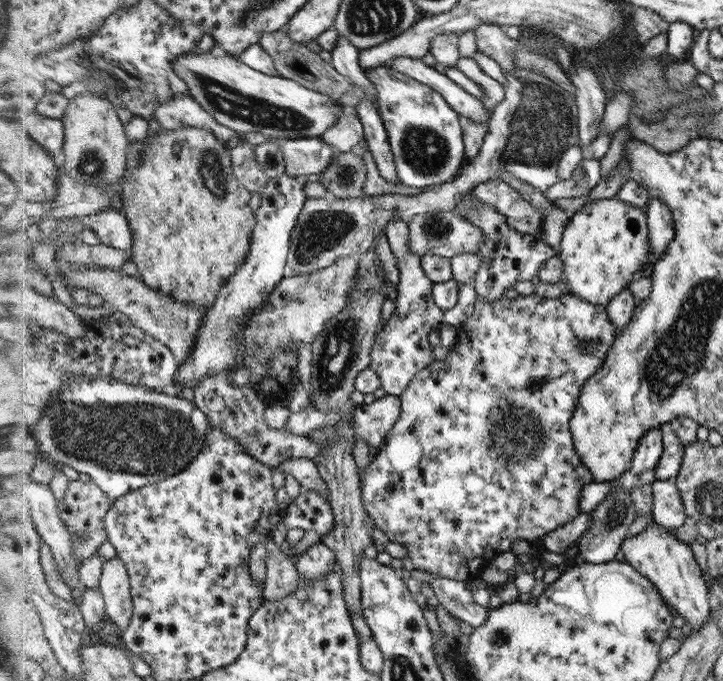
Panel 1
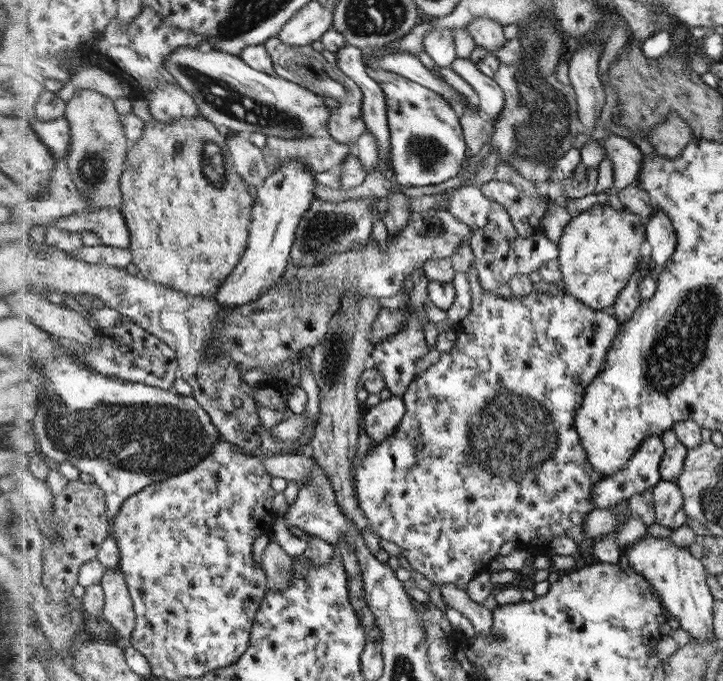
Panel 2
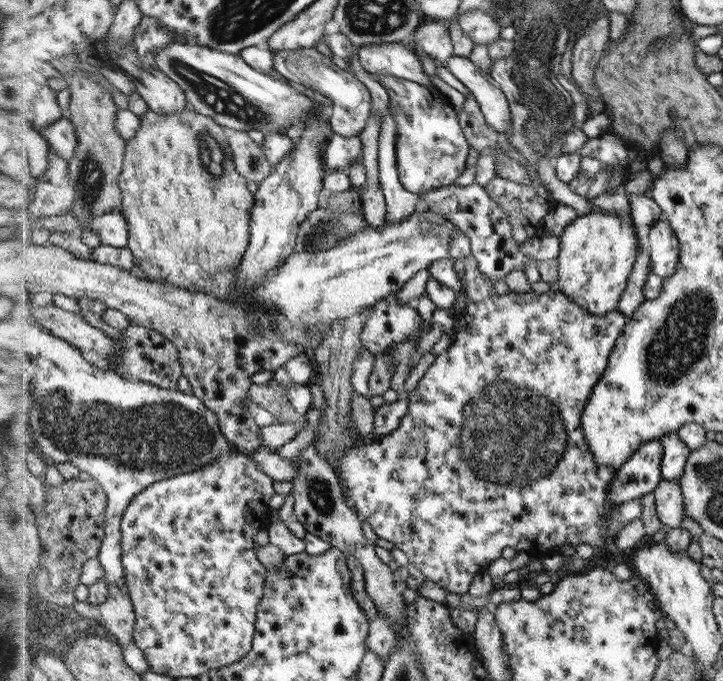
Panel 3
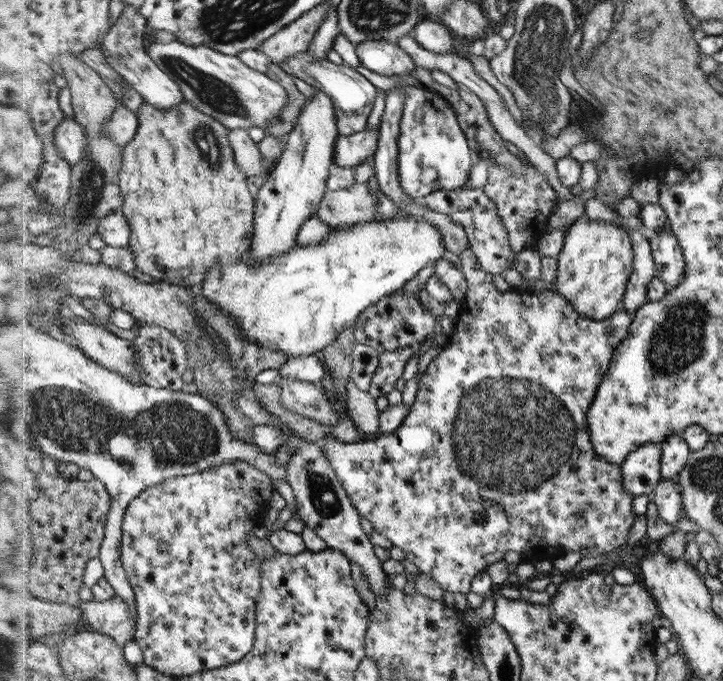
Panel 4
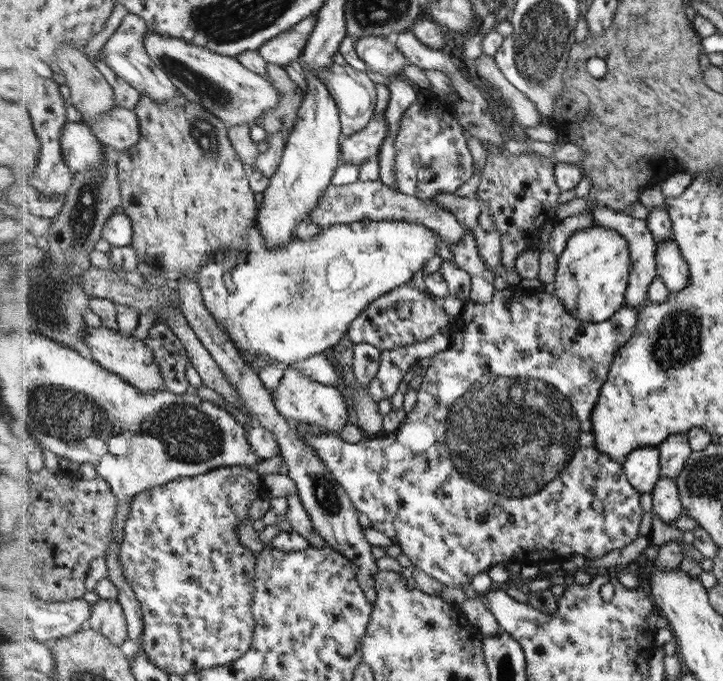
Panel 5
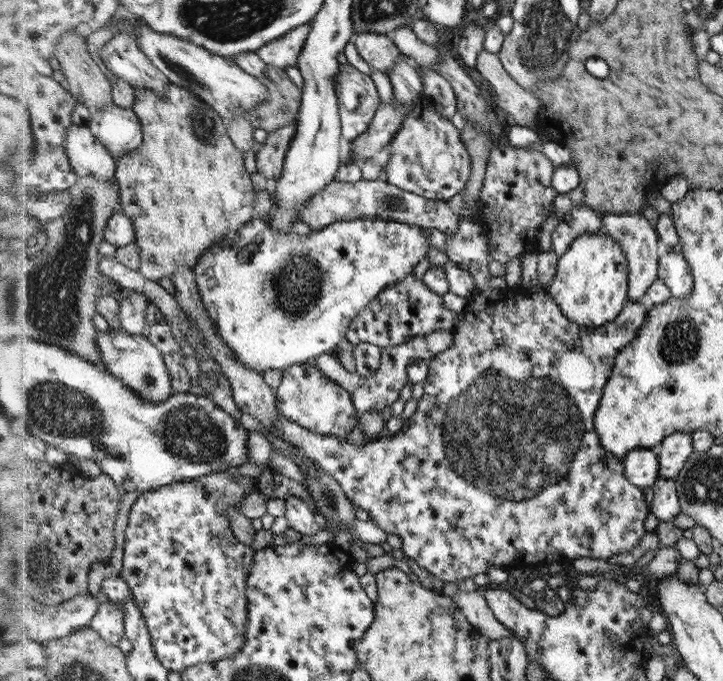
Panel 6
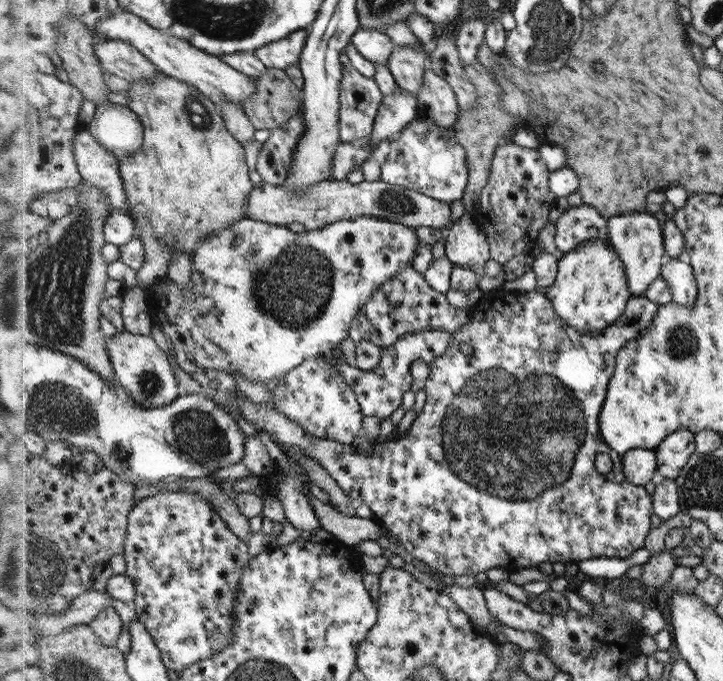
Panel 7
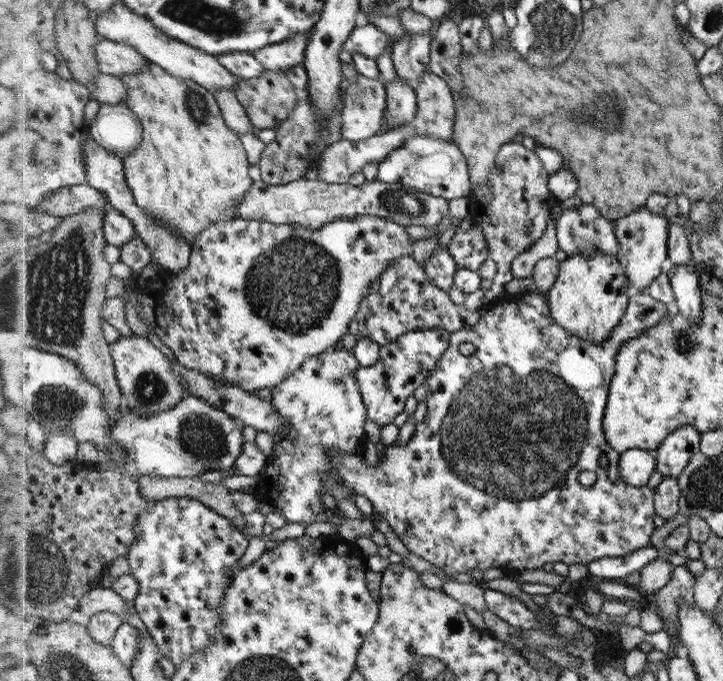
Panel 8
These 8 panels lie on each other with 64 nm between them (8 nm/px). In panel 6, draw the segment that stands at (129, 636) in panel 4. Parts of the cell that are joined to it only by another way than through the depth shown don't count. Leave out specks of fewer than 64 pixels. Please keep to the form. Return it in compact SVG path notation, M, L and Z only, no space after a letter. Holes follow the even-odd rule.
M105 602L100 606L100 612L92 620L90 626L95 628L108 641L108 644L119 646L127 637L126 619L127 614Z

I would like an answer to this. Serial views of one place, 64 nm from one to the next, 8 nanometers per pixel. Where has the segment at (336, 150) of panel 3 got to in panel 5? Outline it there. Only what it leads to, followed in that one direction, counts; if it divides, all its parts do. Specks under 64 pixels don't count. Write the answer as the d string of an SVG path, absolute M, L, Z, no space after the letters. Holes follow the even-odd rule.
M384 110L376 113L364 130L352 136L342 137L340 163L359 167L370 157L377 157L386 136L388 136L388 121Z

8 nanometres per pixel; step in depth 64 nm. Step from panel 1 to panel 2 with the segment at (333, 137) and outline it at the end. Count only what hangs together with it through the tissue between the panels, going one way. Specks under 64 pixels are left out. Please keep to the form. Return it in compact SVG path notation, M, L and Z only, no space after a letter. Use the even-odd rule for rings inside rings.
M278 36L268 38L265 45L278 77L299 83L300 86L304 86L308 90L314 91L314 94L318 94L318 96L332 102L334 107L331 110L328 124L330 135L340 143L355 144L358 137L366 131L365 117L362 114L364 93L362 93L358 83L346 76L338 65L326 61L322 53L315 51L310 45L288 46L282 40L278 40Z

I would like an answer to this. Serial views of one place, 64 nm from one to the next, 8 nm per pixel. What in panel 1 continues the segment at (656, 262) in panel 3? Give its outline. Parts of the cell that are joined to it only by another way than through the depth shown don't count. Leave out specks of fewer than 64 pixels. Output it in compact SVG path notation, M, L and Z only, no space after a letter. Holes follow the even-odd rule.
M652 199L646 208L651 253L662 258L669 243L675 240L676 231L670 210L660 200Z

